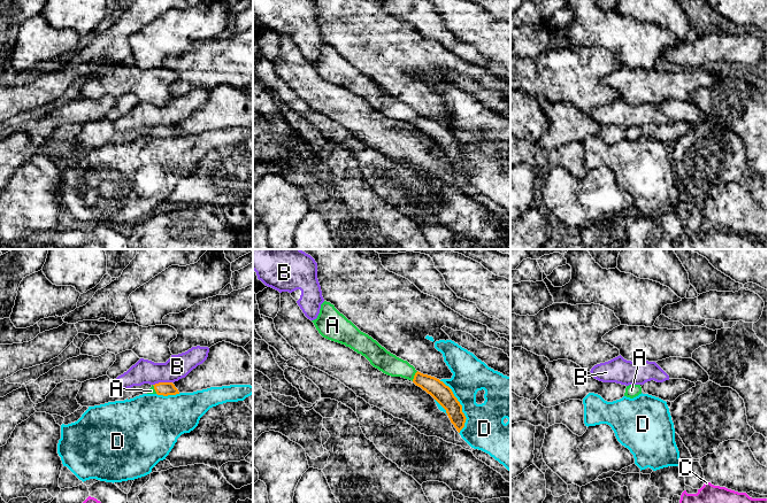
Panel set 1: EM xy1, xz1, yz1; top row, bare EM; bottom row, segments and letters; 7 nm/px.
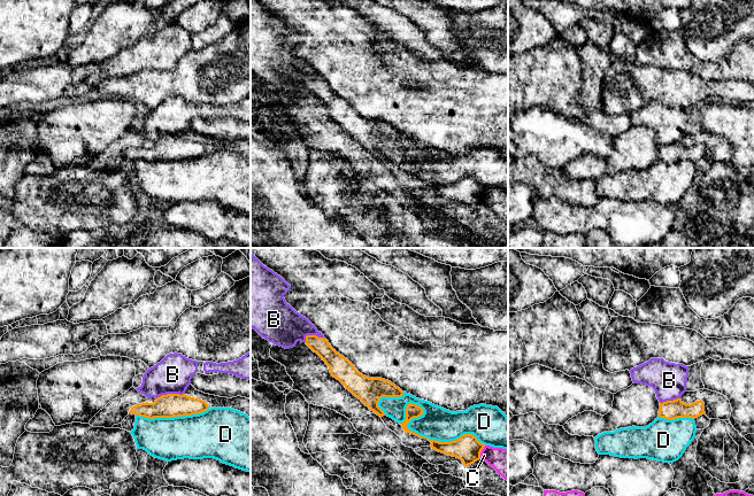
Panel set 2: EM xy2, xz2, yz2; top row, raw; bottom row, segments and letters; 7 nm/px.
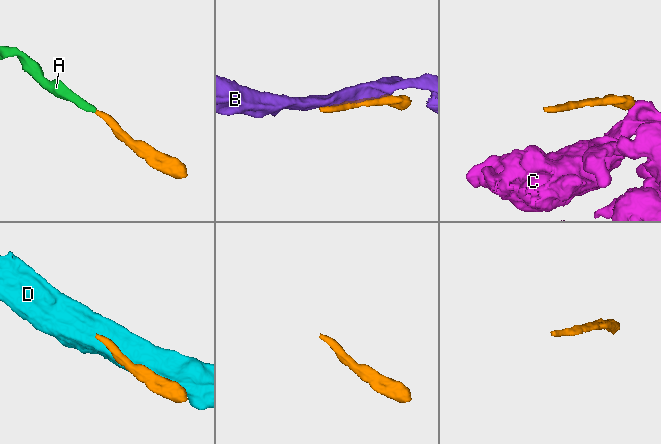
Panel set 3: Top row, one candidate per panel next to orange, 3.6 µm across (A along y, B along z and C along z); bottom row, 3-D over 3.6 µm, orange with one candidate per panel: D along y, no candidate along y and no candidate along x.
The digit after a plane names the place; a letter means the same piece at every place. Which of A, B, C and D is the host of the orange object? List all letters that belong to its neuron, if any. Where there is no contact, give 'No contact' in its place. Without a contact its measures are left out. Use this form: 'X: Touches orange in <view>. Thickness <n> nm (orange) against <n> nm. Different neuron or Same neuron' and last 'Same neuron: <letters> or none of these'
A: Touches orange in xz1. Thickness 140 nm (orange) against 150 nm. Same neuron
B: Touches orange in xy2. Thickness 170 nm (orange) against 260 nm. Different neuron
C: Touches orange in xz2. Thickness 180 nm (orange) against 190 nm. Different neuron
D: Touches orange in xz2. Thickness 100 nm (orange) against 220 nm. Different neuron
Same neuron: A

